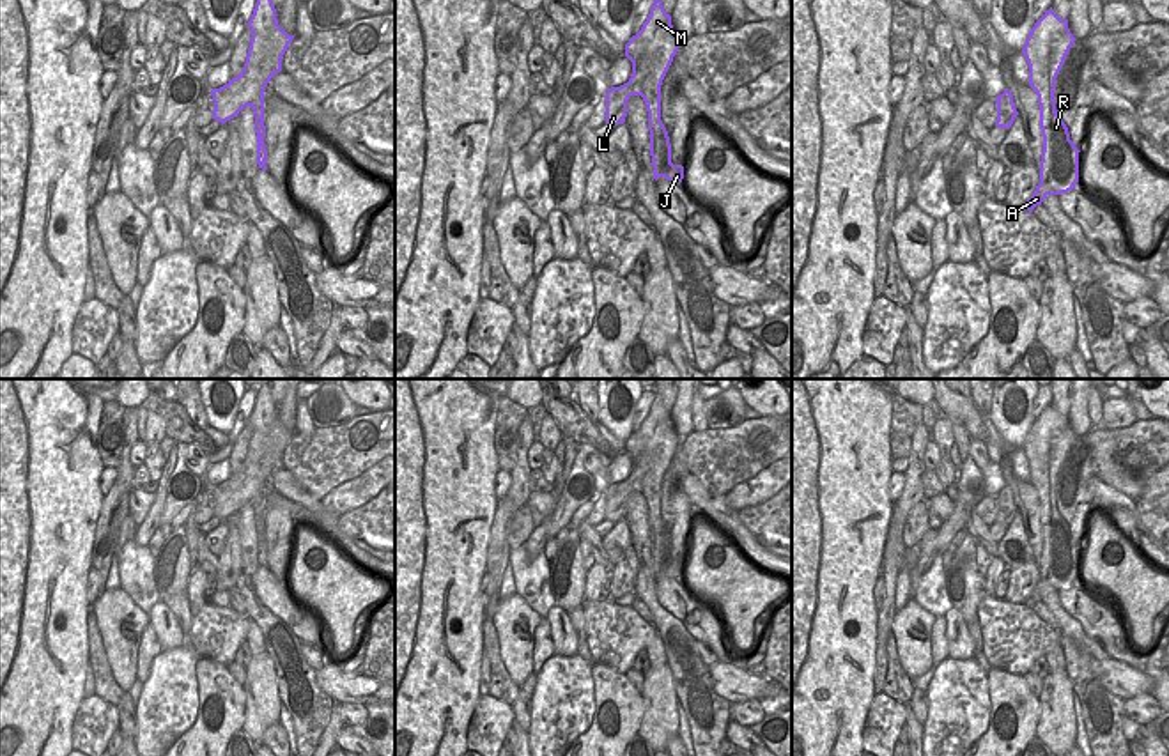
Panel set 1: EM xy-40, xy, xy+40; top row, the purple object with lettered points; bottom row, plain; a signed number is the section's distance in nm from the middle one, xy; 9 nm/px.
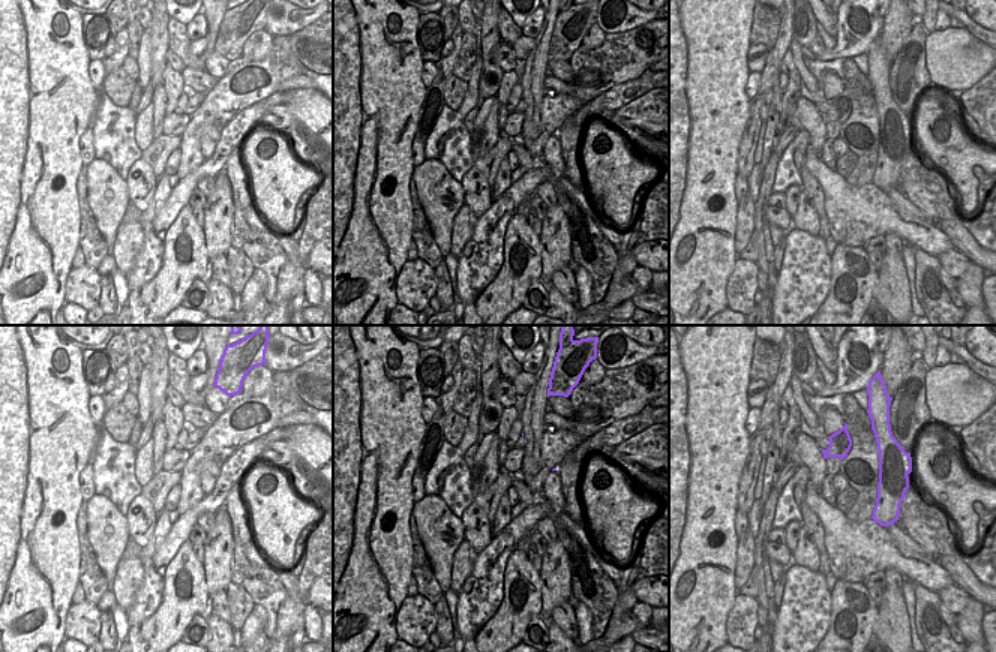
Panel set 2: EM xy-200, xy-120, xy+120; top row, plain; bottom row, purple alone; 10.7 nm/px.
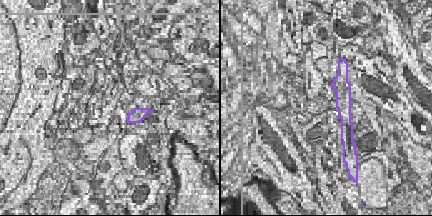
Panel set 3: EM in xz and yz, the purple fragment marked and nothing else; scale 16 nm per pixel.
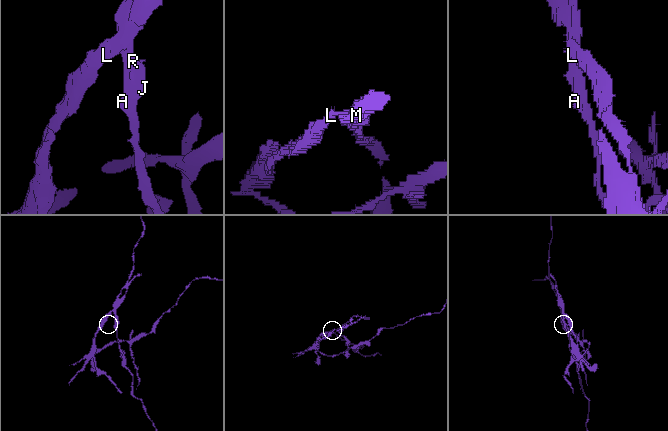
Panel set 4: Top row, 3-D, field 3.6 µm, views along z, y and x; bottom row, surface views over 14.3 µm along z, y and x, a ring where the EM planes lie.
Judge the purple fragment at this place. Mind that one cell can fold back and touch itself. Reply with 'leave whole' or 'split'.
split

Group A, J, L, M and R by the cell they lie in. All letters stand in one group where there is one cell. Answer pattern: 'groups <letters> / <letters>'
groups A J M R / L

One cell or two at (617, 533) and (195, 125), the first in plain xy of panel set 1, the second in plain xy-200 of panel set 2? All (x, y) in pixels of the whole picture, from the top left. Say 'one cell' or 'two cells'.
two cells

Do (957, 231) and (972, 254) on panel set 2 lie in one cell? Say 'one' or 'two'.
one

